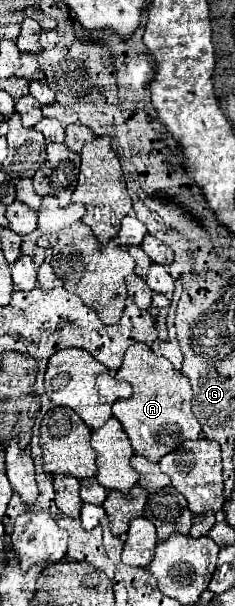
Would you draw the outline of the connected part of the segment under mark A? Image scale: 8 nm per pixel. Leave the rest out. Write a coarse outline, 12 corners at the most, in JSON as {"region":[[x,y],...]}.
{"region":[[146,343],[116,379],[112,415],[134,453],[160,461],[200,437],[188,377]]}

